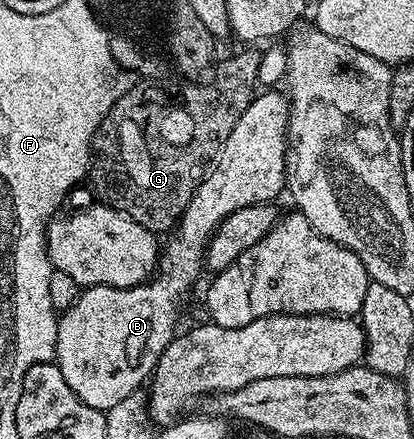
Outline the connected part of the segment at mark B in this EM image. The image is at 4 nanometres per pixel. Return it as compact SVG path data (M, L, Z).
M277 90L262 92L265 92L262 96L254 95L250 99L247 110L243 110L231 134L227 134L227 142L223 142L223 146L217 151L205 179L195 190L185 211L181 213L175 225L178 236L169 245L164 245L156 275L133 288L95 286L84 289L75 303L66 312L60 313L57 322L55 363L67 386L71 386L74 394L88 408L97 408L100 412L106 413L111 406L119 406L123 398L138 391L152 377L157 360L178 331L177 311L181 308L181 299L188 294L197 271L202 271L205 248L209 245L209 239L215 229L223 222L223 218L227 218L240 208L276 201L276 196L283 192L289 135L289 102L282 93L280 96Z

